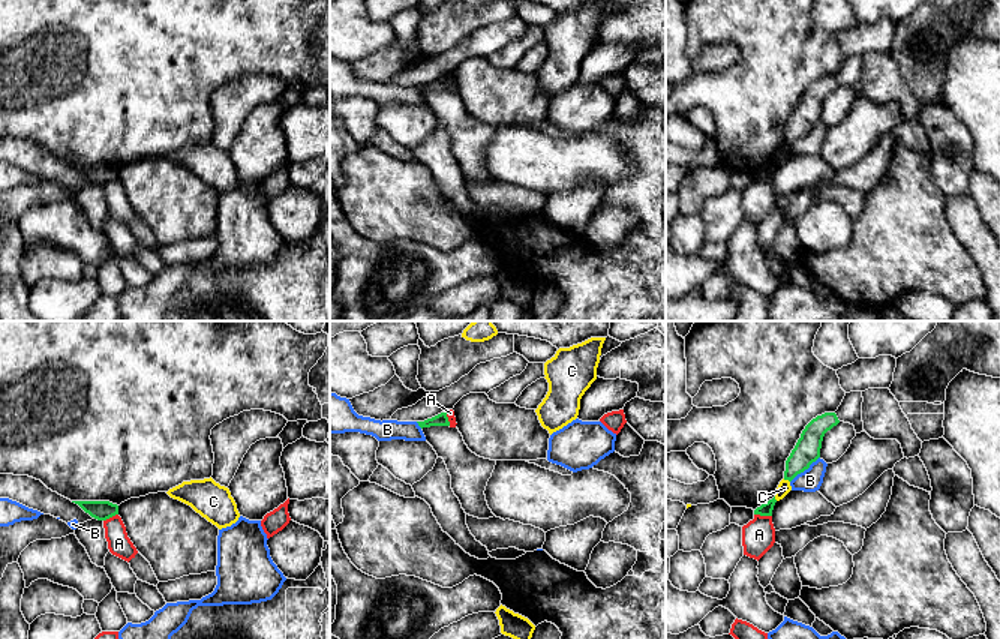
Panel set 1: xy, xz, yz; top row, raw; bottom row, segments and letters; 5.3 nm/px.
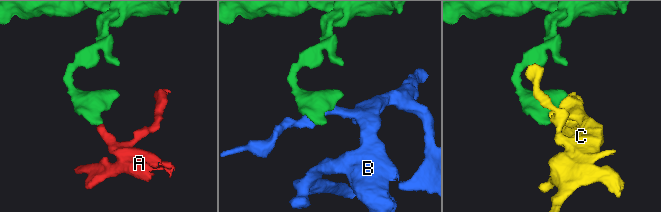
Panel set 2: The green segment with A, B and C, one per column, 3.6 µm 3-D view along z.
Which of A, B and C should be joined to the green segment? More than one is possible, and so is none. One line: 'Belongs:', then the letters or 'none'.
Belongs: none

